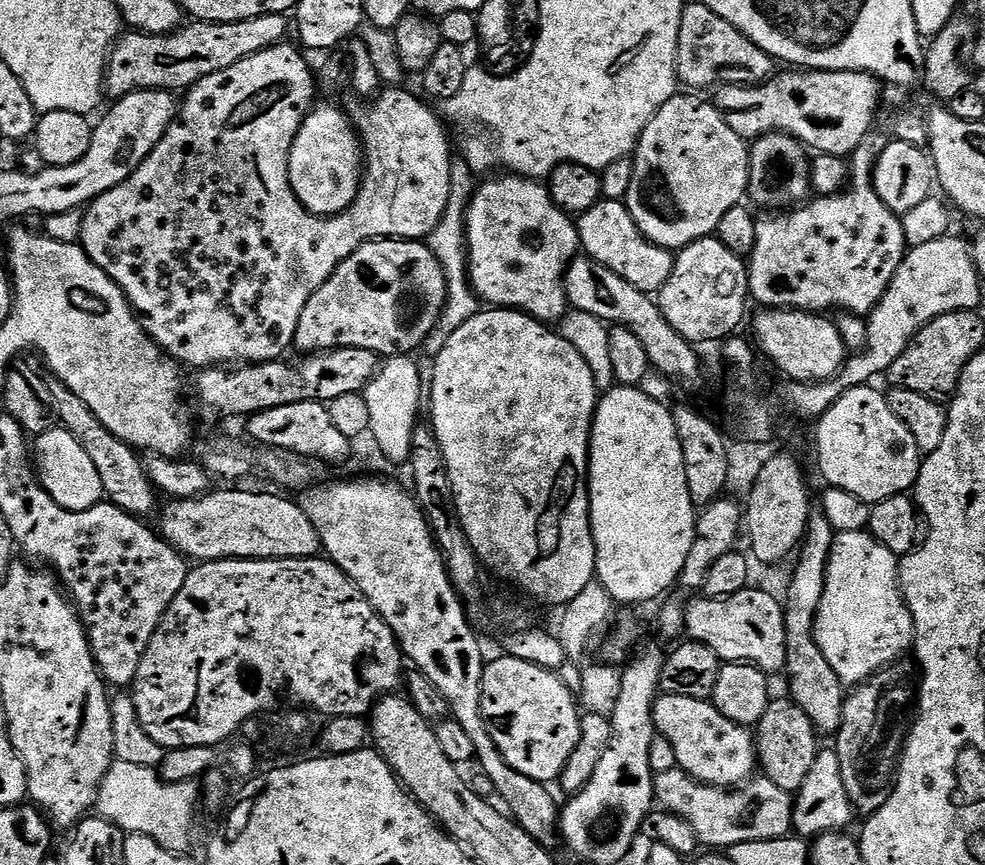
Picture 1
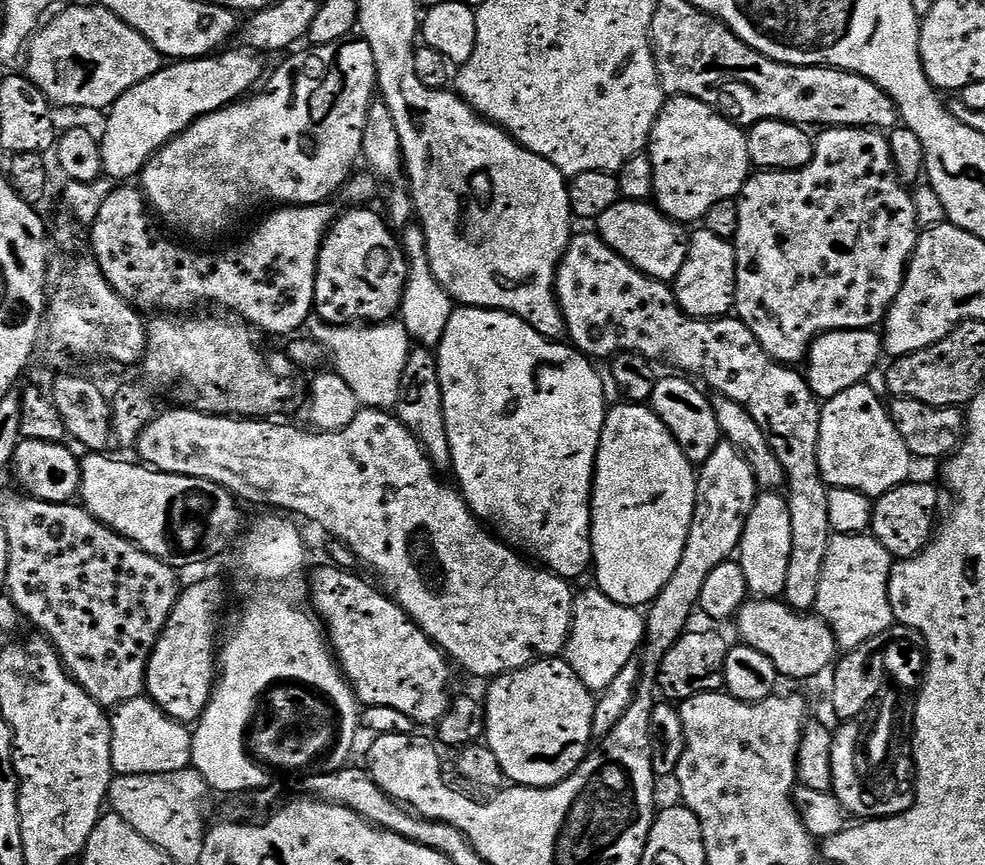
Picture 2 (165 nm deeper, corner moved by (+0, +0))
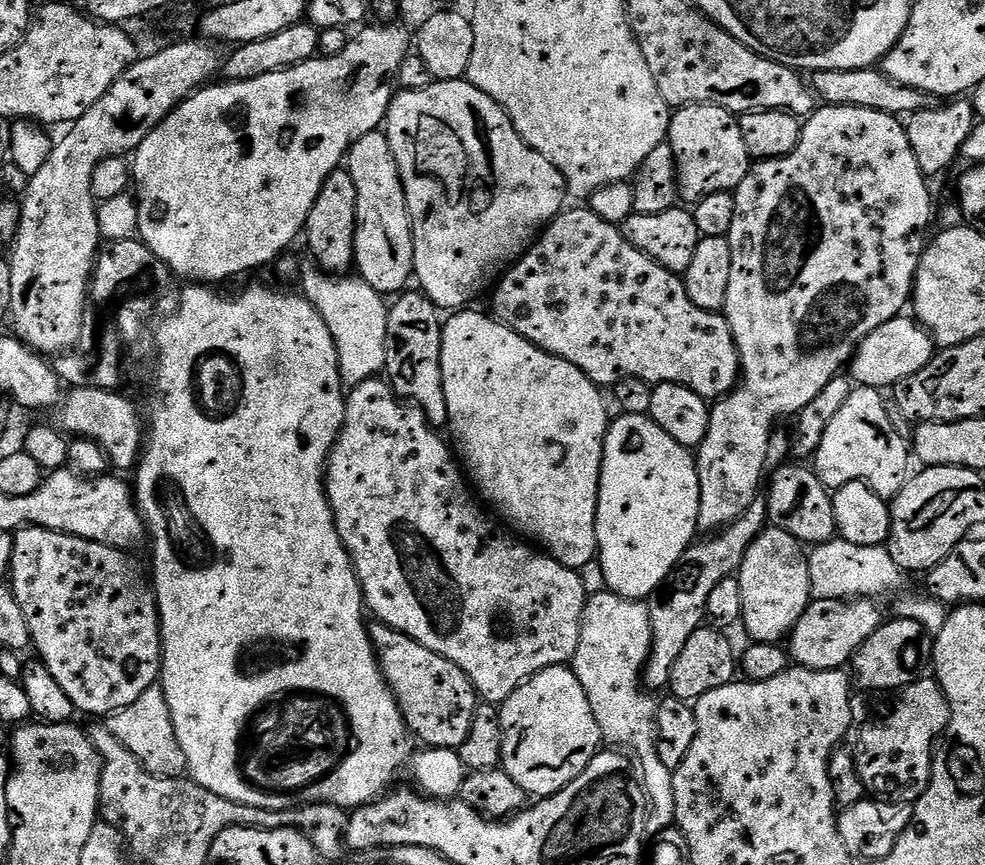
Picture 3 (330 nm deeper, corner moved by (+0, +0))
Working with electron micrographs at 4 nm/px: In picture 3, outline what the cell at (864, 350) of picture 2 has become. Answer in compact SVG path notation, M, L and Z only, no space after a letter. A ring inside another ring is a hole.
M901 314L878 326L862 343L856 348L856 353L852 355L850 369L855 383L861 388L879 388L881 390L891 390L898 382L910 378L910 374L918 374L922 366L926 366L932 361L934 355L934 345L932 337L920 327L915 319Z

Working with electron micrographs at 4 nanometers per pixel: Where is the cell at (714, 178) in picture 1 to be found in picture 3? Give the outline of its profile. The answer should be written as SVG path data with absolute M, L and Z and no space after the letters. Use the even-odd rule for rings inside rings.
M686 104L671 113L668 138L676 163L676 182L681 201L695 202L715 192L735 193L746 178L750 157L746 142L742 142L740 121L722 106Z

